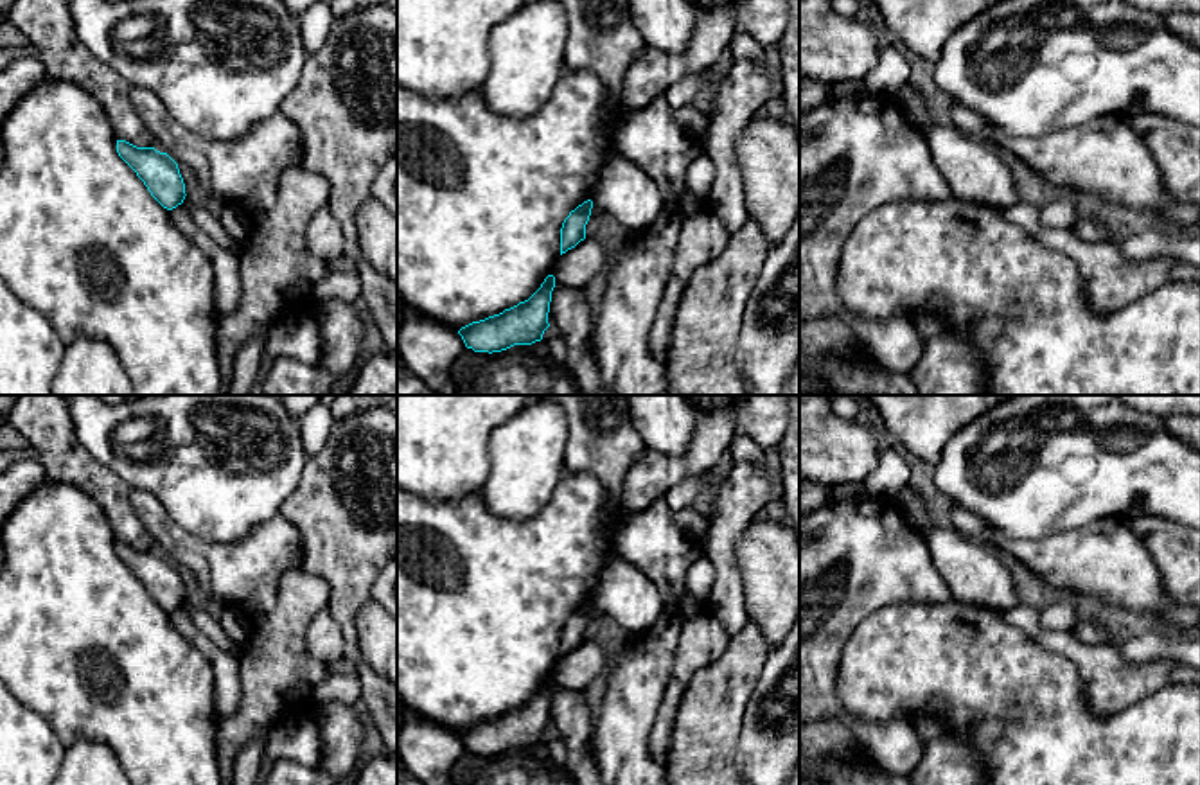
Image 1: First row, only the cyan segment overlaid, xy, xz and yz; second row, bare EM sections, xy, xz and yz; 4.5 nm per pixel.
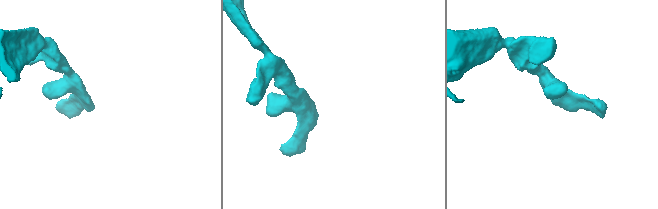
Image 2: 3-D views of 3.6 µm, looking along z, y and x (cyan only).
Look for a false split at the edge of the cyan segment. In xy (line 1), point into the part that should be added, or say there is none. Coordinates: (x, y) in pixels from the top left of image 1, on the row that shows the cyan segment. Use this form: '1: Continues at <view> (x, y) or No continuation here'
1: No continuation here

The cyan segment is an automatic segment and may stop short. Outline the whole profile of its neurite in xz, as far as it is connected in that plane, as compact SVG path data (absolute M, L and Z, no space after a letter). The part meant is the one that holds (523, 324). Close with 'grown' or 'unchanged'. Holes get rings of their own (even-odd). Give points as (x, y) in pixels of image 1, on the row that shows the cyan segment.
M548 275L541 287L525 302L499 314L472 322L458 331L467 348L474 352L501 352L514 345L532 345L543 340L550 327L548 313L555 277Z | unchanged

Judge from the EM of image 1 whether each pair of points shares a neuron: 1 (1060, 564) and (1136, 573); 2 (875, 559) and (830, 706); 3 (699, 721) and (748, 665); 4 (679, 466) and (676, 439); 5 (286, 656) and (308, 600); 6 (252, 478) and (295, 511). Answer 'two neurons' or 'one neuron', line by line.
1: one neuron
2: one neuron
3: one neuron
4: two neurons
5: one neuron
6: two neurons

